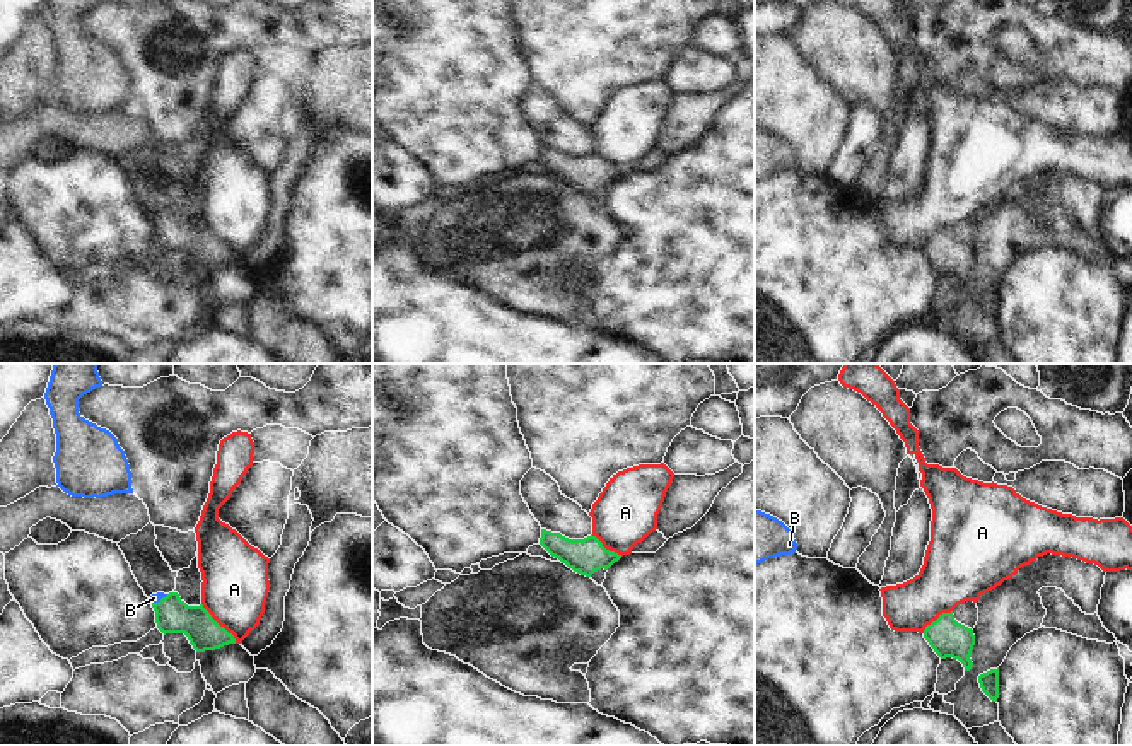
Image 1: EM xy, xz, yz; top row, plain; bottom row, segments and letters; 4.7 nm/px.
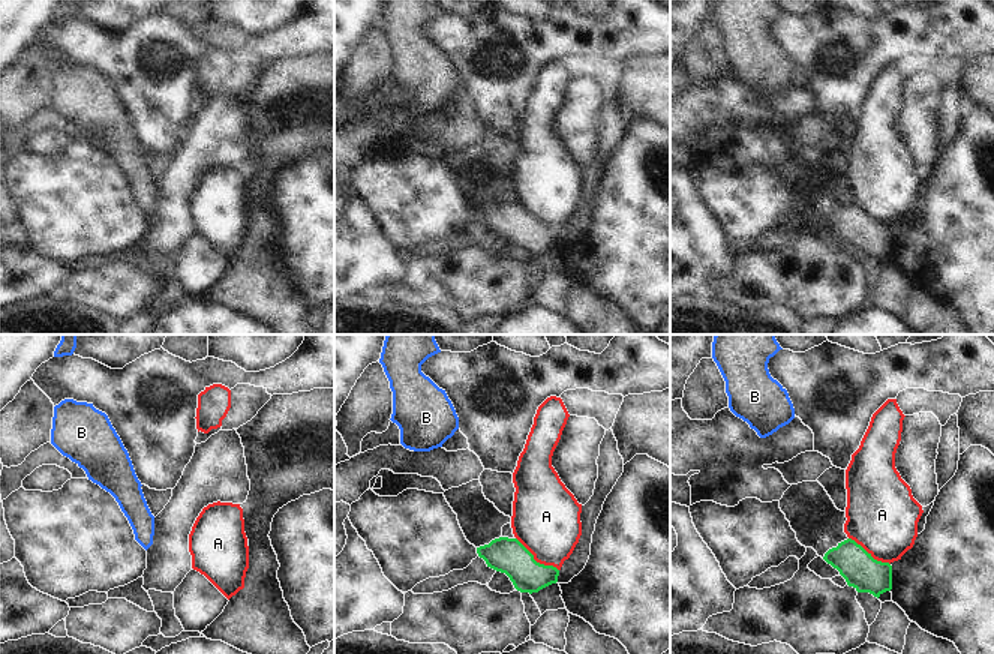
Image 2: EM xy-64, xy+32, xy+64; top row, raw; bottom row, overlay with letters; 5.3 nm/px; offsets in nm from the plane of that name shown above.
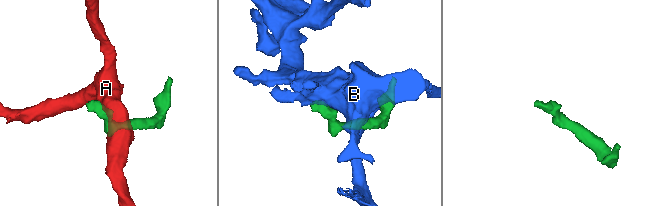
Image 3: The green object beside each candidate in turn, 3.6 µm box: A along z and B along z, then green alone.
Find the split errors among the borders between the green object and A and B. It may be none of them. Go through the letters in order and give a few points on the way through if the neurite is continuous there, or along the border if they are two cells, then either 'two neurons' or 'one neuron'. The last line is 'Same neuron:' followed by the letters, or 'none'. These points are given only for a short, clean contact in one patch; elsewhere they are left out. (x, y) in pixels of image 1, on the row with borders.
A: border along xy (202, 603), (236, 642); two neurons
B: runs through xy (173, 615), (161, 600), (154, 598); one neuron
Same neuron: B

